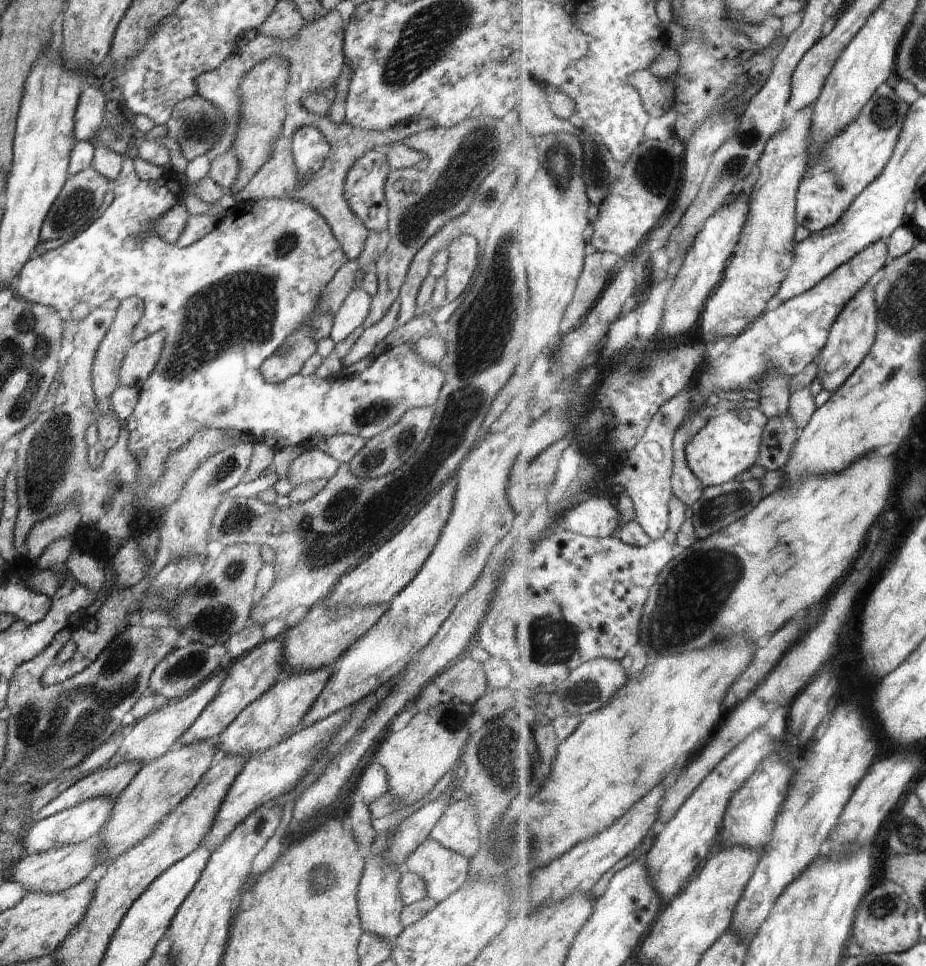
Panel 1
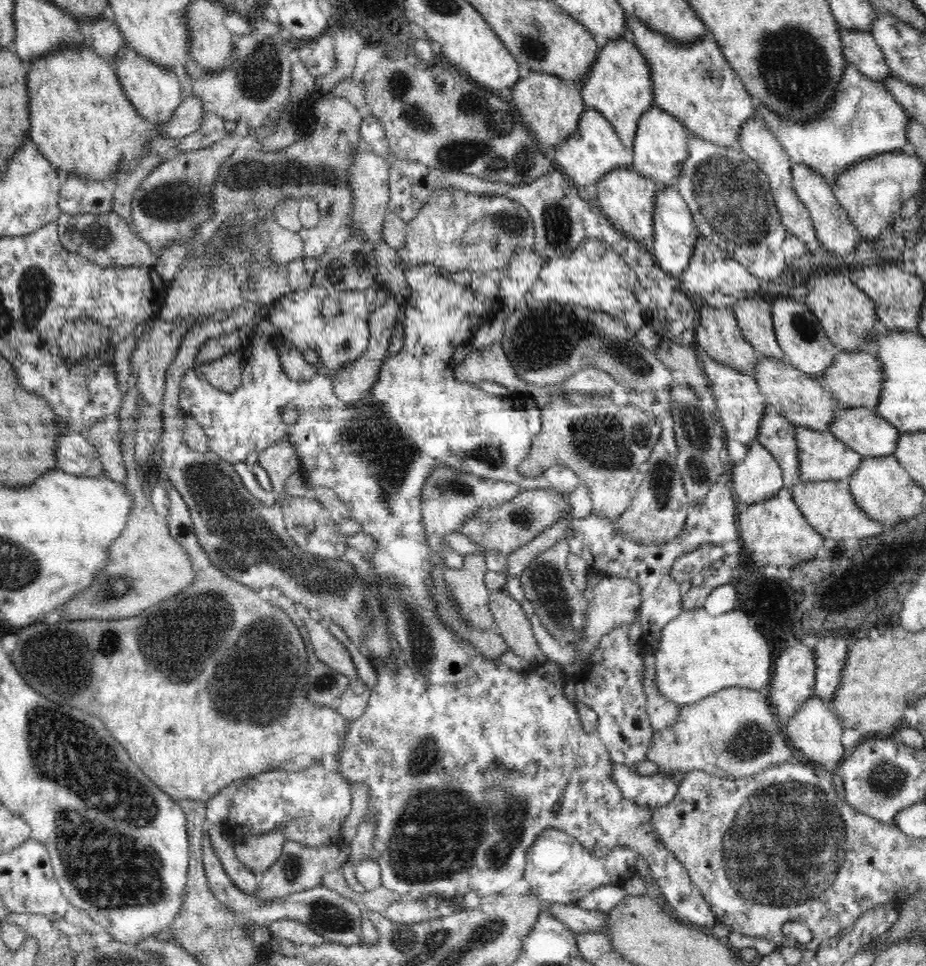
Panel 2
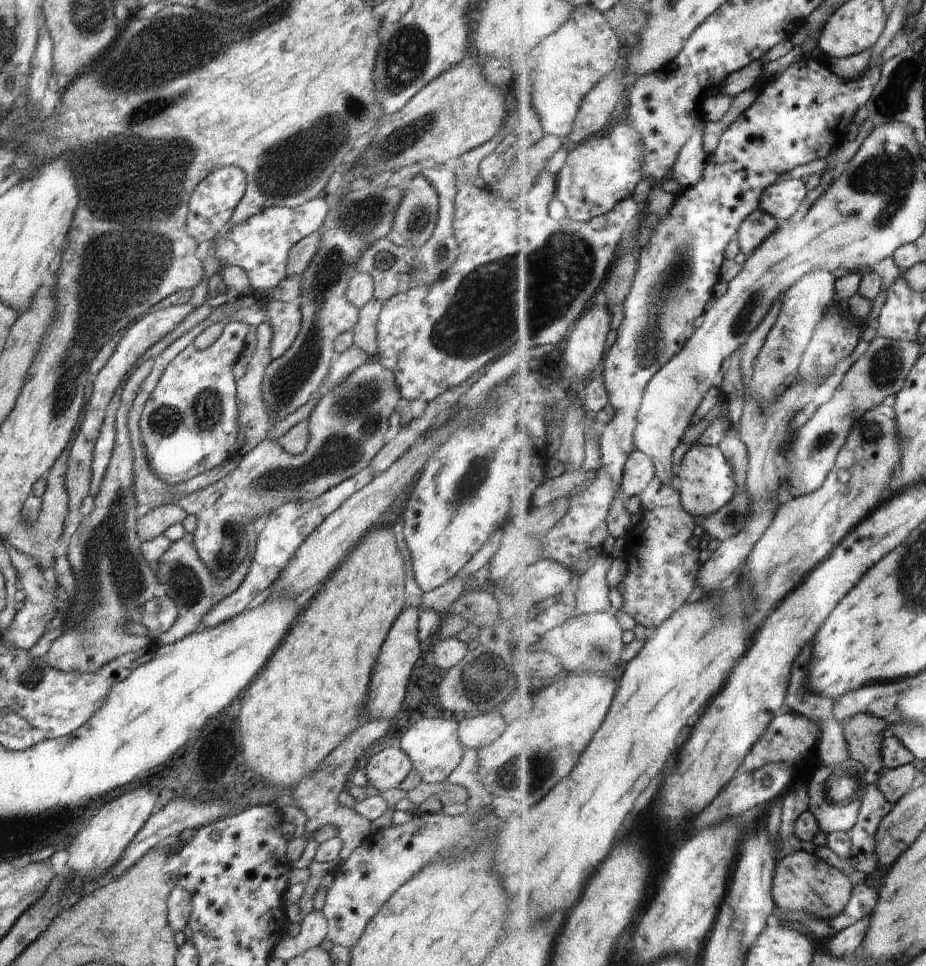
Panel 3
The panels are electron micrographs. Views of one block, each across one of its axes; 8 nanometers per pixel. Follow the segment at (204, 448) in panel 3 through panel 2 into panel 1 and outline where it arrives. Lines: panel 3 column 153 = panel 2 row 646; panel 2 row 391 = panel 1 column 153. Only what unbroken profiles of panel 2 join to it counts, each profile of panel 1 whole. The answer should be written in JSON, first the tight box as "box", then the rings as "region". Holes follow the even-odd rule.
{"box":[11,156,444,500],"region":[[[124,156],[122,161],[122,168],[120,174],[111,181],[111,191],[114,192],[114,200],[106,208],[105,212],[92,224],[88,225],[88,228],[84,229],[84,232],[77,233],[72,240],[67,240],[66,244],[55,248],[50,252],[38,251],[26,264],[24,268],[18,274],[16,281],[11,286],[14,290],[13,295],[22,300],[28,302],[34,302],[34,304],[46,305],[54,310],[57,310],[61,315],[68,316],[69,312],[76,306],[76,304],[88,304],[93,309],[98,305],[104,304],[107,300],[116,299],[121,301],[130,297],[140,298],[144,302],[144,312],[140,322],[134,328],[134,334],[132,334],[132,343],[136,343],[142,339],[145,339],[151,334],[156,334],[160,330],[164,330],[164,348],[162,348],[162,354],[158,358],[156,368],[152,371],[152,374],[147,378],[146,382],[142,384],[138,393],[138,404],[134,407],[134,412],[128,418],[125,429],[129,432],[128,437],[128,450],[130,454],[134,456],[134,464],[138,468],[138,474],[136,474],[136,482],[138,482],[138,490],[136,490],[136,499],[142,500],[144,498],[144,492],[150,490],[152,484],[156,484],[164,474],[166,474],[166,462],[170,458],[170,454],[186,448],[188,440],[194,438],[194,434],[198,434],[200,430],[207,429],[235,429],[239,433],[250,433],[257,441],[265,442],[274,451],[282,450],[288,446],[305,445],[304,442],[312,438],[312,436],[318,436],[321,438],[328,438],[331,436],[348,434],[352,436],[359,436],[365,441],[382,434],[384,430],[396,426],[402,416],[413,408],[434,408],[438,398],[440,398],[440,391],[444,386],[444,364],[424,364],[420,360],[420,356],[416,354],[414,350],[414,344],[400,344],[394,348],[382,352],[375,359],[372,364],[356,378],[349,378],[340,380],[340,378],[318,378],[315,374],[312,376],[302,377],[300,374],[290,377],[281,383],[269,383],[263,379],[261,375],[261,366],[264,360],[270,358],[278,347],[294,332],[294,330],[300,330],[302,326],[308,326],[312,336],[316,343],[322,338],[331,336],[331,328],[333,323],[333,315],[324,314],[318,312],[316,306],[318,306],[318,300],[320,300],[320,294],[322,290],[326,288],[326,284],[332,280],[336,271],[348,262],[347,254],[342,250],[340,243],[333,235],[330,225],[320,216],[317,210],[314,210],[313,206],[302,202],[302,200],[290,200],[290,198],[269,198],[260,199],[257,201],[248,201],[243,203],[236,203],[233,208],[230,208],[226,215],[221,217],[221,221],[218,223],[216,230],[208,234],[188,246],[188,248],[180,248],[176,244],[170,244],[166,240],[162,240],[160,236],[152,234],[150,232],[150,224],[156,222],[162,214],[168,212],[177,203],[182,203],[183,189],[182,183],[176,177],[175,173],[165,173],[158,180],[142,180],[135,171],[133,160]]]}

